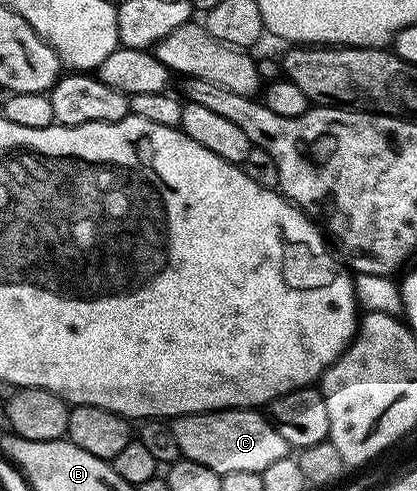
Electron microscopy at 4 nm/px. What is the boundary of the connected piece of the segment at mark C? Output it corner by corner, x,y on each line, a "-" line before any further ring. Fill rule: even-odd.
223,409
209,413
198,413
193,417
181,420
176,443
181,454
188,459
195,459
197,463
205,463
219,473
233,473
235,471
262,472
272,465
272,461
287,458
291,450
290,443
278,431
277,426
261,410
258,409

